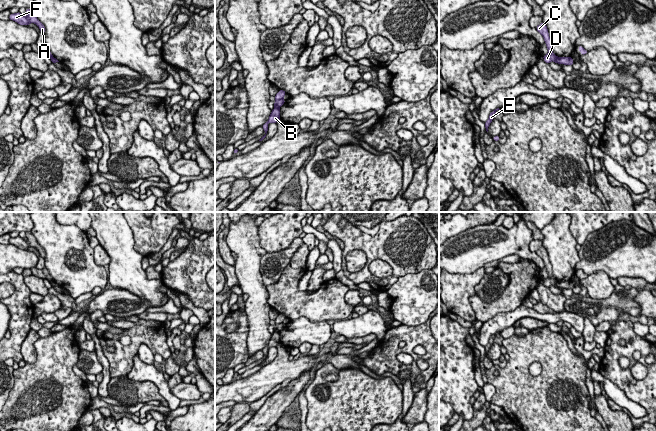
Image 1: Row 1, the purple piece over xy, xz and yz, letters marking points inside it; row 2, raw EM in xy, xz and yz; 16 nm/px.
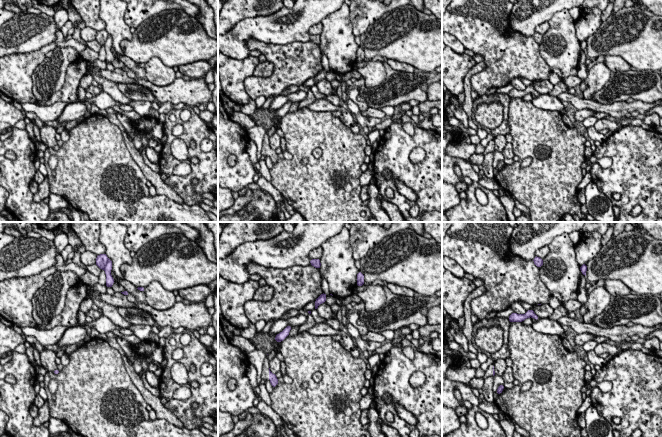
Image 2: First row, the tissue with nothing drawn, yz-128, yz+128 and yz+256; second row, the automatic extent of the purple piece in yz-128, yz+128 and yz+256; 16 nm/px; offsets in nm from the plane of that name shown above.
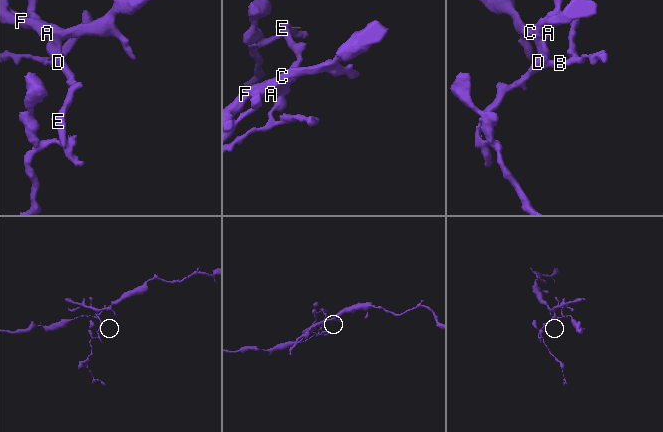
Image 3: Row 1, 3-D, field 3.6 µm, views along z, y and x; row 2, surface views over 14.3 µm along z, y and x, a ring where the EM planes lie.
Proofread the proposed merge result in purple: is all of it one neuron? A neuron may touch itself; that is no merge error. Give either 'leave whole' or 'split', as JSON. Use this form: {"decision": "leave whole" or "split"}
{"decision": "split"}

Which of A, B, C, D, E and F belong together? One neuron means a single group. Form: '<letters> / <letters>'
A B D E / C F

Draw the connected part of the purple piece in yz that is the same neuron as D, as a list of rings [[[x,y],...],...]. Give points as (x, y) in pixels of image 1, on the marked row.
[[[553,51],[549,54],[546,54],[543,56],[543,59],[546,63],[550,64],[551,60],[552,59],[557,59],[557,63],[558,64],[564,64],[564,65],[573,65],[574,64],[574,61],[572,59],[571,56],[569,57],[557,57]]]

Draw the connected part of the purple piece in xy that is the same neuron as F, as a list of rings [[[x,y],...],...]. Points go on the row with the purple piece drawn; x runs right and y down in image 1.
[[[17,12],[15,14],[11,13],[10,16],[9,16],[9,20],[13,20],[20,25],[26,25],[27,26],[27,25],[30,24],[30,21],[29,21],[28,17],[24,16],[20,12]]]

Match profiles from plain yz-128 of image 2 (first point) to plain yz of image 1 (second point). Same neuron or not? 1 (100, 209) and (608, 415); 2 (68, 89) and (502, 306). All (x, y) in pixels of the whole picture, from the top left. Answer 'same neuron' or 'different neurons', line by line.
1: different neurons
2: same neuron

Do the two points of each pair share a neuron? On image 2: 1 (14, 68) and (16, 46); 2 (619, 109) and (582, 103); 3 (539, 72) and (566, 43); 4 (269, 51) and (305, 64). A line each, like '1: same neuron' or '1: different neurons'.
1: different neurons
2: same neuron
3: different neurons
4: same neuron

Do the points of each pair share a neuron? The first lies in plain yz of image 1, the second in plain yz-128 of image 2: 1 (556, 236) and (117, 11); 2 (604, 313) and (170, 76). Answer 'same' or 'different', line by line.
1: same
2: different

